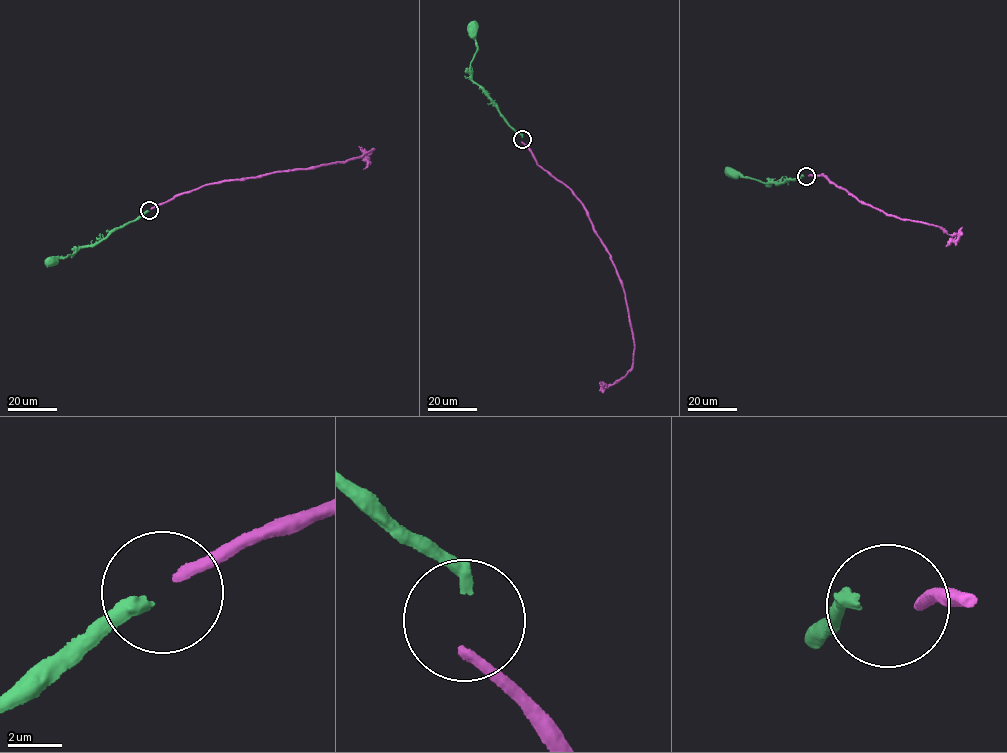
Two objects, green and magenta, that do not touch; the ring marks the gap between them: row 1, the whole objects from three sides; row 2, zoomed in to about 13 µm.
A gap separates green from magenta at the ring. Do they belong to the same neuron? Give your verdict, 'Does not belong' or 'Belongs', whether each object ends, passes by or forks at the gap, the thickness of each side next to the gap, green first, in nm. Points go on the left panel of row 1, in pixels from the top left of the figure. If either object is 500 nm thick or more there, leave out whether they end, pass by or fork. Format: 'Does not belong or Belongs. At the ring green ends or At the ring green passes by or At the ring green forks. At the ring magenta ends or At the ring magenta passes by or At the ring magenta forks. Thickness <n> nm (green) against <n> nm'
Belongs. At the ring green ends. At the ring magenta ends. Thickness 440 nm (green) against 400 nm

